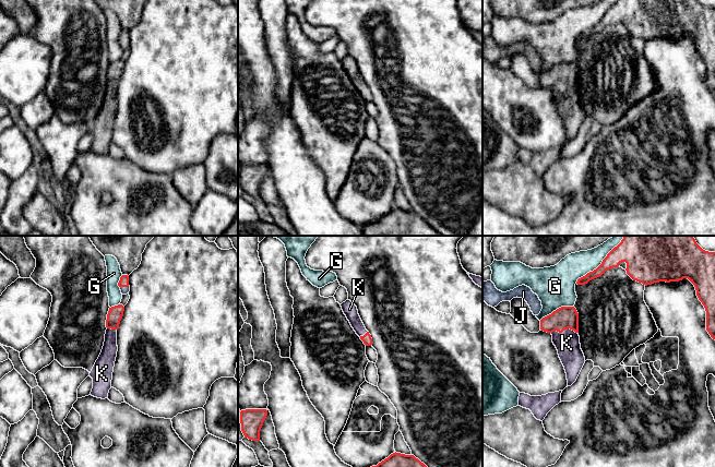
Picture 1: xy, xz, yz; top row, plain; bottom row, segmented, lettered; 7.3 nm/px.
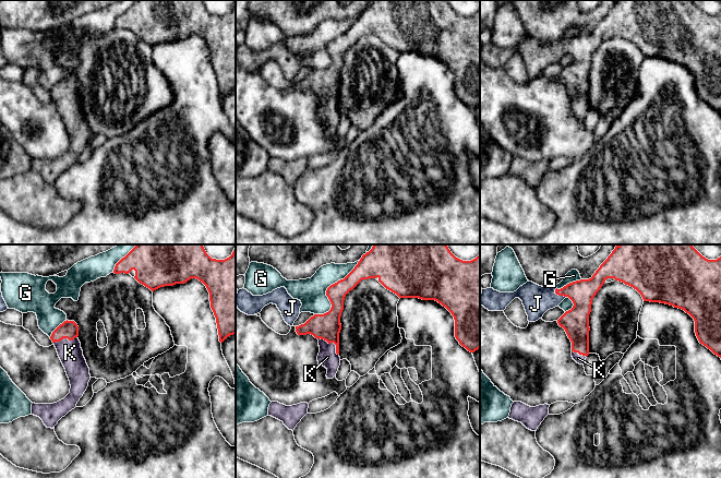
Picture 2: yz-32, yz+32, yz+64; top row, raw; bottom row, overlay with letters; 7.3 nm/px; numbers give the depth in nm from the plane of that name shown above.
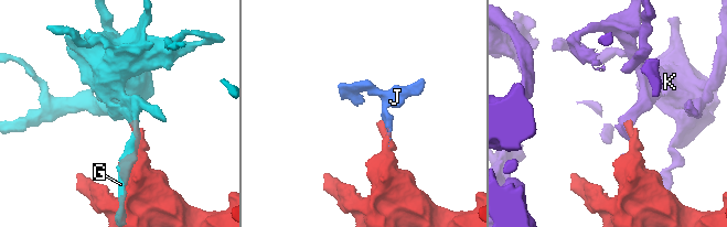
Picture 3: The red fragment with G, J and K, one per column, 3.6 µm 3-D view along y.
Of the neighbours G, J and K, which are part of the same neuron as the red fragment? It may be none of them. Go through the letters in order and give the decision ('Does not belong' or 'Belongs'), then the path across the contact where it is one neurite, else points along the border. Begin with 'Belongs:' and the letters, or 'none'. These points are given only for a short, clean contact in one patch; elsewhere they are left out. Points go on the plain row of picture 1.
Belongs: J, K
G: Does not belong
J: Belongs. Path across: xy (123, 37), (123, 42), (124, 46)
K: Belongs. Path across: yz (564, 73), (563, 85), (567, 98)

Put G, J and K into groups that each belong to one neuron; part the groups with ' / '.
G / J K

